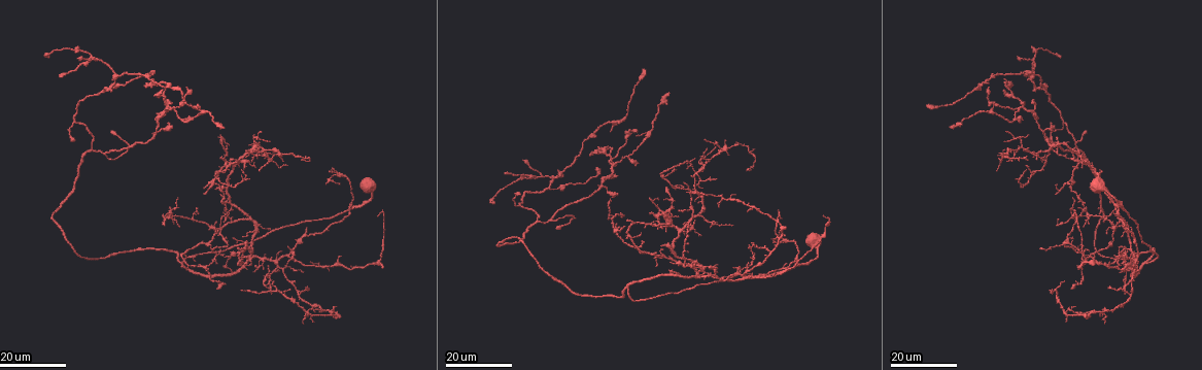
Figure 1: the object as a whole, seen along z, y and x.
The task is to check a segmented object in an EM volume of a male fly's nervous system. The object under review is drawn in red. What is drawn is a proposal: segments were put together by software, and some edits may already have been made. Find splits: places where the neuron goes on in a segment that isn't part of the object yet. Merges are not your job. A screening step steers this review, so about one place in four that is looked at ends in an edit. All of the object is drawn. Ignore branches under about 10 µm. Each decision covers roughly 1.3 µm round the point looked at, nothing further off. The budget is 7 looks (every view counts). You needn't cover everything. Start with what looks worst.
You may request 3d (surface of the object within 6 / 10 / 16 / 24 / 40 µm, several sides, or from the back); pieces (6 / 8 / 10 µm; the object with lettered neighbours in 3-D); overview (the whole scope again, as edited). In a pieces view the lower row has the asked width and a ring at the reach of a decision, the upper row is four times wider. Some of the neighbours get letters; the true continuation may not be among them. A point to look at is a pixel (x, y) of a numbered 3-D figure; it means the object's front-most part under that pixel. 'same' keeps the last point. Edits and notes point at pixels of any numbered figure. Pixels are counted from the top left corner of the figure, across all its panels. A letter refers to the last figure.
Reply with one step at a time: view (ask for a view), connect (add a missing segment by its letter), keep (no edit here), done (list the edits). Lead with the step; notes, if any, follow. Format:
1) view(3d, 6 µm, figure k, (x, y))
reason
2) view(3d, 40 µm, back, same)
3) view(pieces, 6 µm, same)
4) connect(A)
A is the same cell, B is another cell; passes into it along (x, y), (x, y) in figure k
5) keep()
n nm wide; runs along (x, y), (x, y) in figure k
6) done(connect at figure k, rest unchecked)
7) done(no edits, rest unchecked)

view(3d, 24 µm, figure 1, (1080, 268))
branch stops here

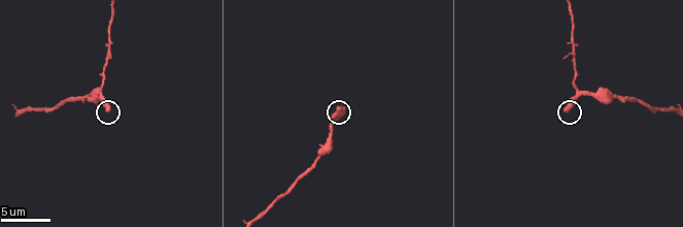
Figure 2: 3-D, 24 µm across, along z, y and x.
view(pieces, 10 µm, figure 2, (106, 112))
see the neighbours

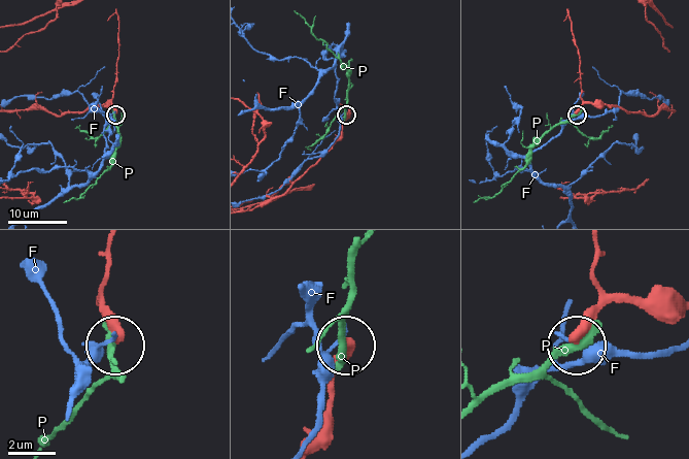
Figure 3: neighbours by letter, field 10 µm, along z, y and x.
keep()
F and P are other cells; runs along (658, 111), (647, 116), (585, 103), (577, 113) in figure 3; no lettered segment goes on from it

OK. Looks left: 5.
view(3d, 24 µm, figure 1, (987, 88))

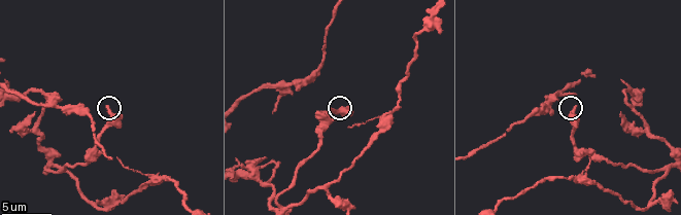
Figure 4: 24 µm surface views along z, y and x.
view(pieces, 10 µm, figure 4, (576, 105))
see the neighbours

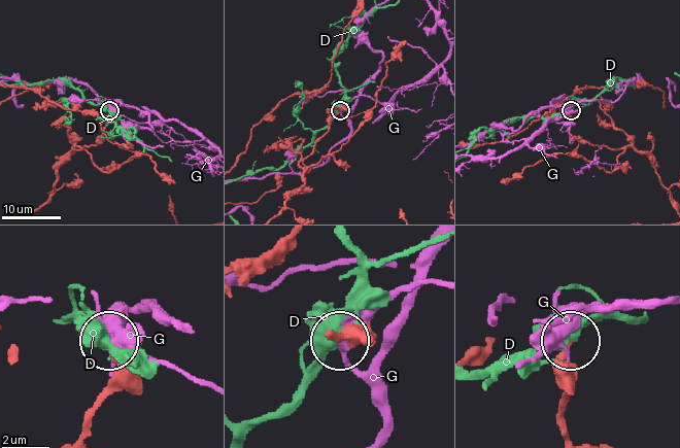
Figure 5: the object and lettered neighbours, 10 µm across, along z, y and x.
keep()
210 nm wide; D and G are other cells; runs along (569, 434), (560, 410), (560, 357), (571, 341) in figure 5; no lettered segment goes on from it

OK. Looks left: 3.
view(3d, 24 µm, figure 1, (506, 174))
branch stops here

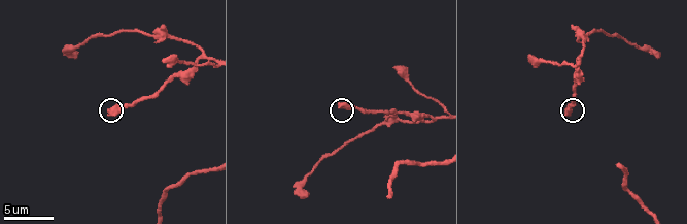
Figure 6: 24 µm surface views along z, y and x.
view(pieces, 8 µm, figure 6, (340, 108))

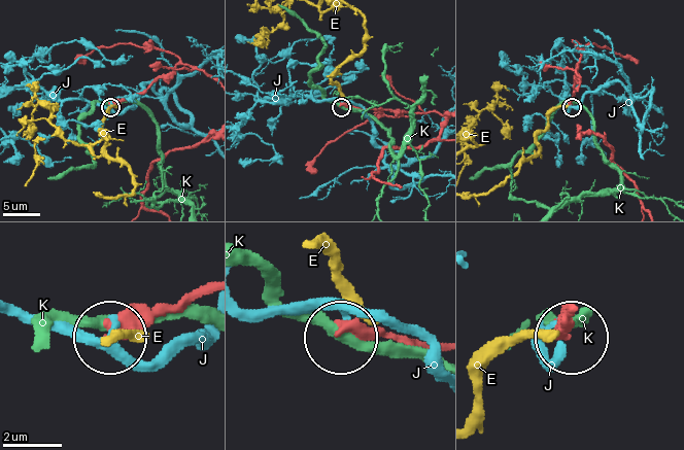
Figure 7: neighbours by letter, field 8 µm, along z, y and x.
keep()
380 nm wide; E, J and K are other cells; no lettered segment goes on from it

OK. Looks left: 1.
done(no edits, rest unchecked)

